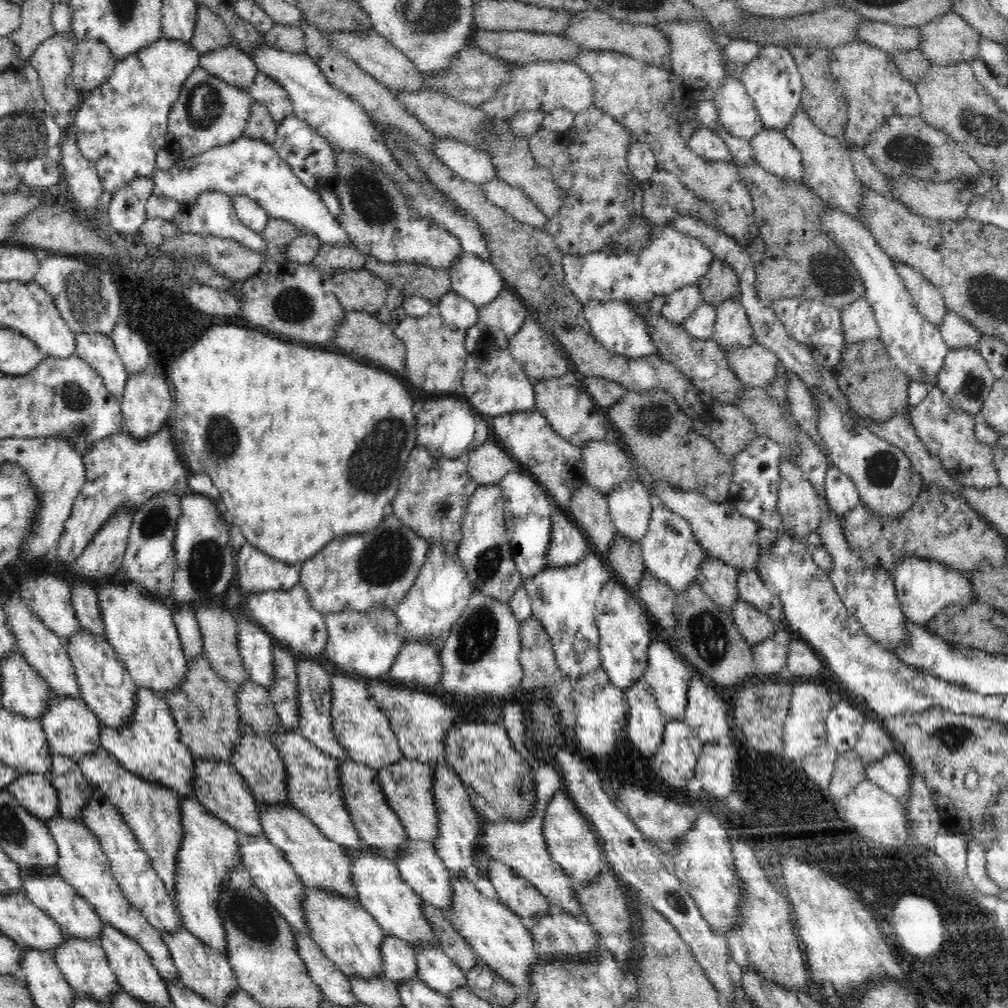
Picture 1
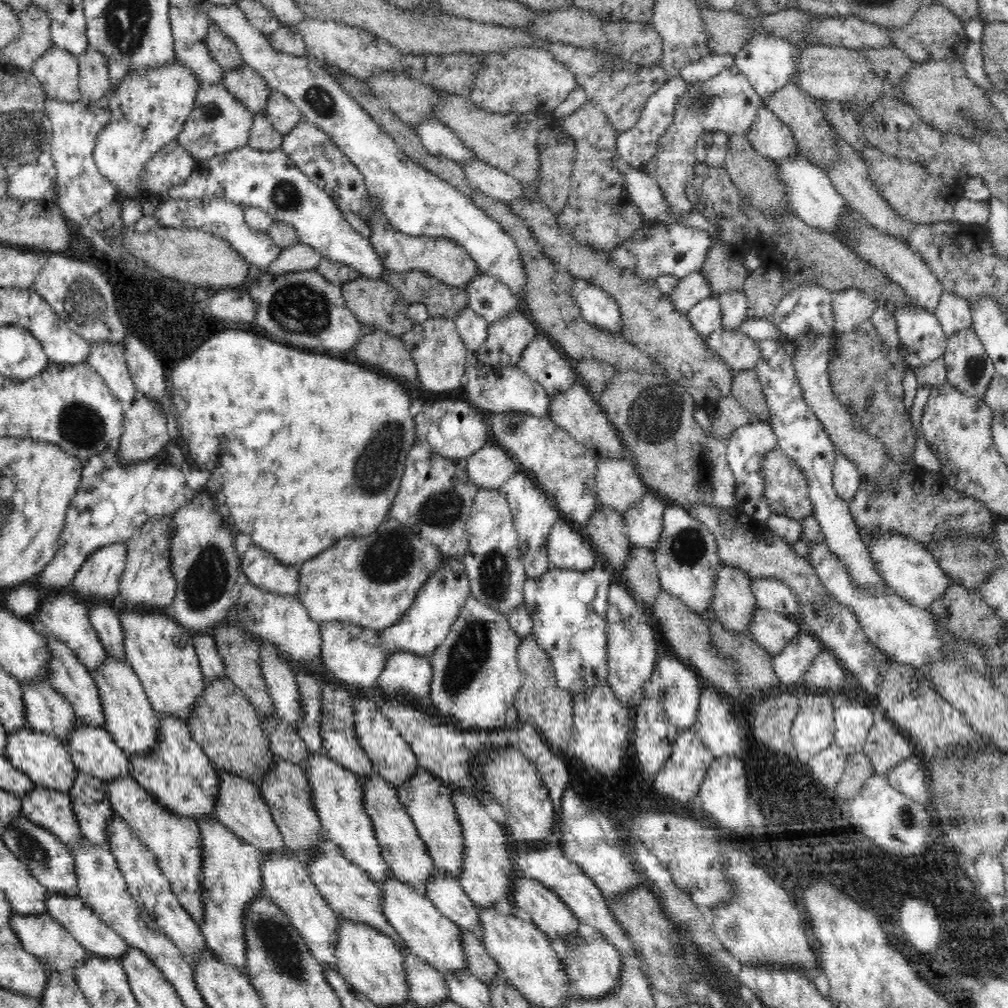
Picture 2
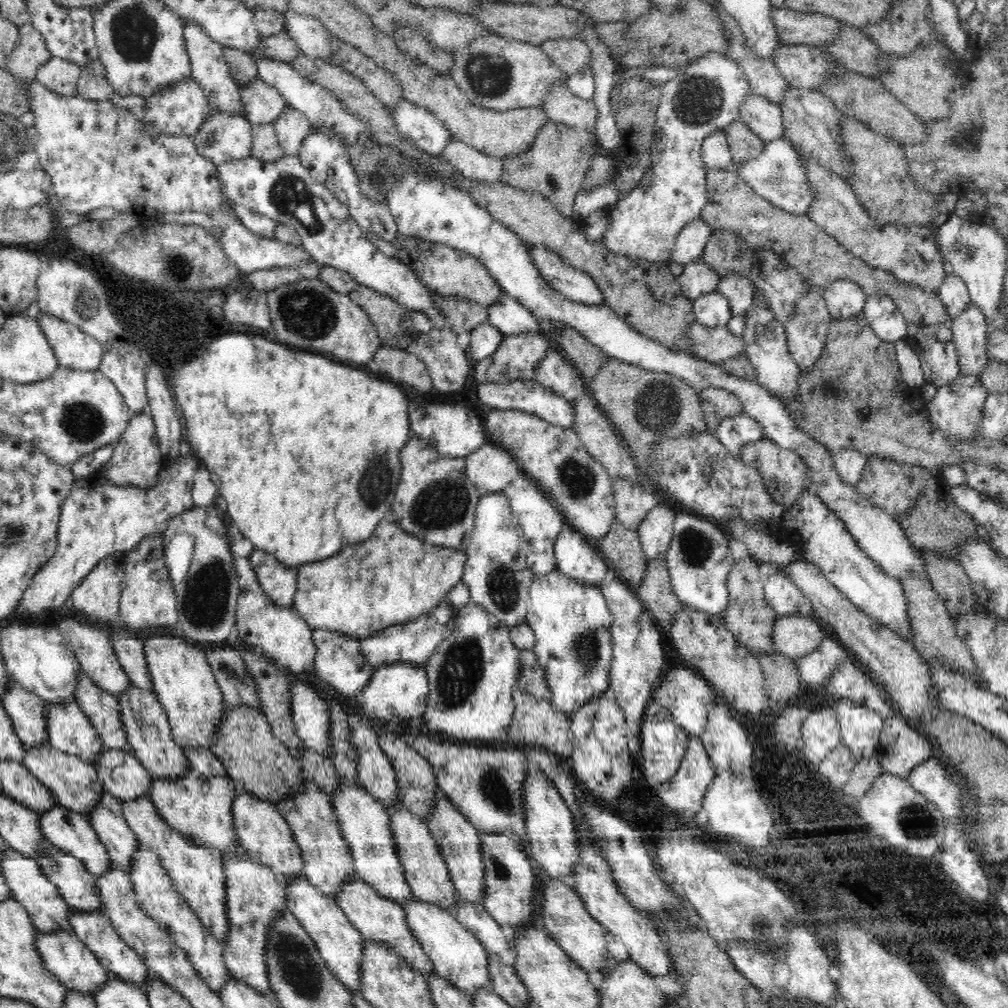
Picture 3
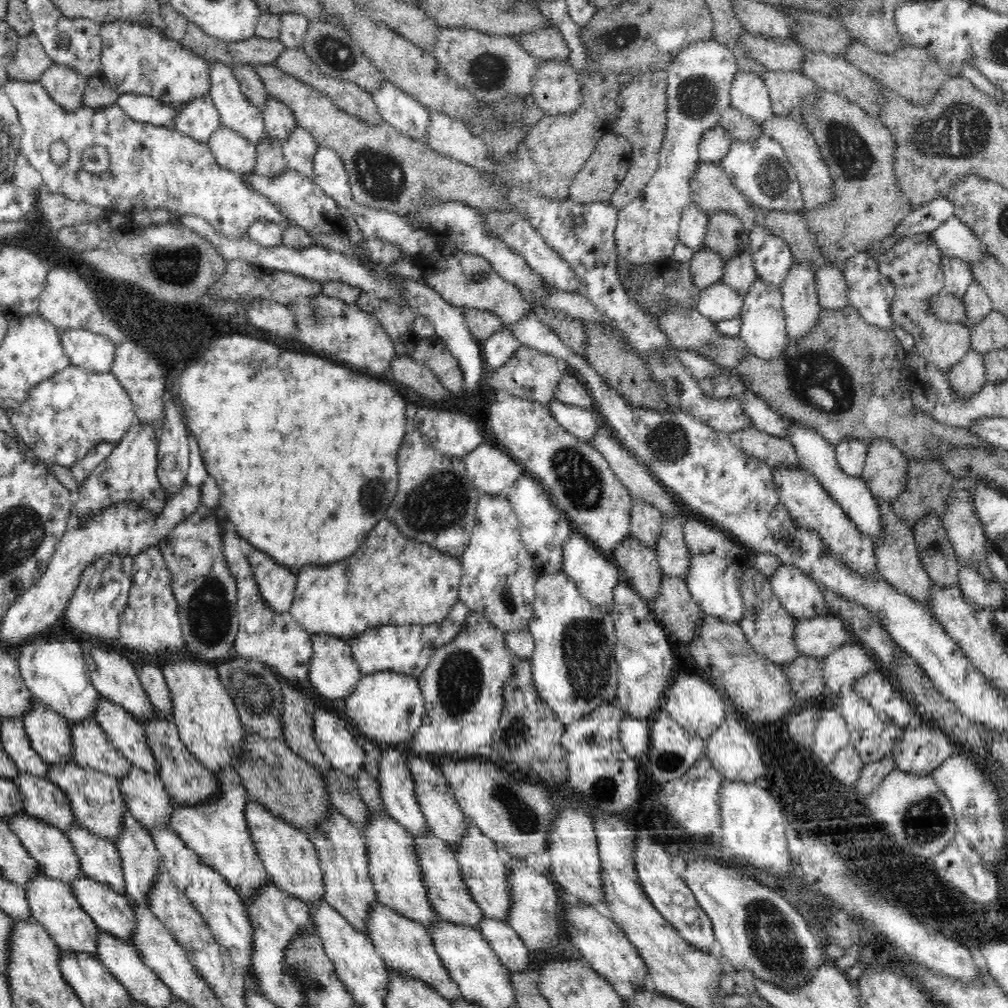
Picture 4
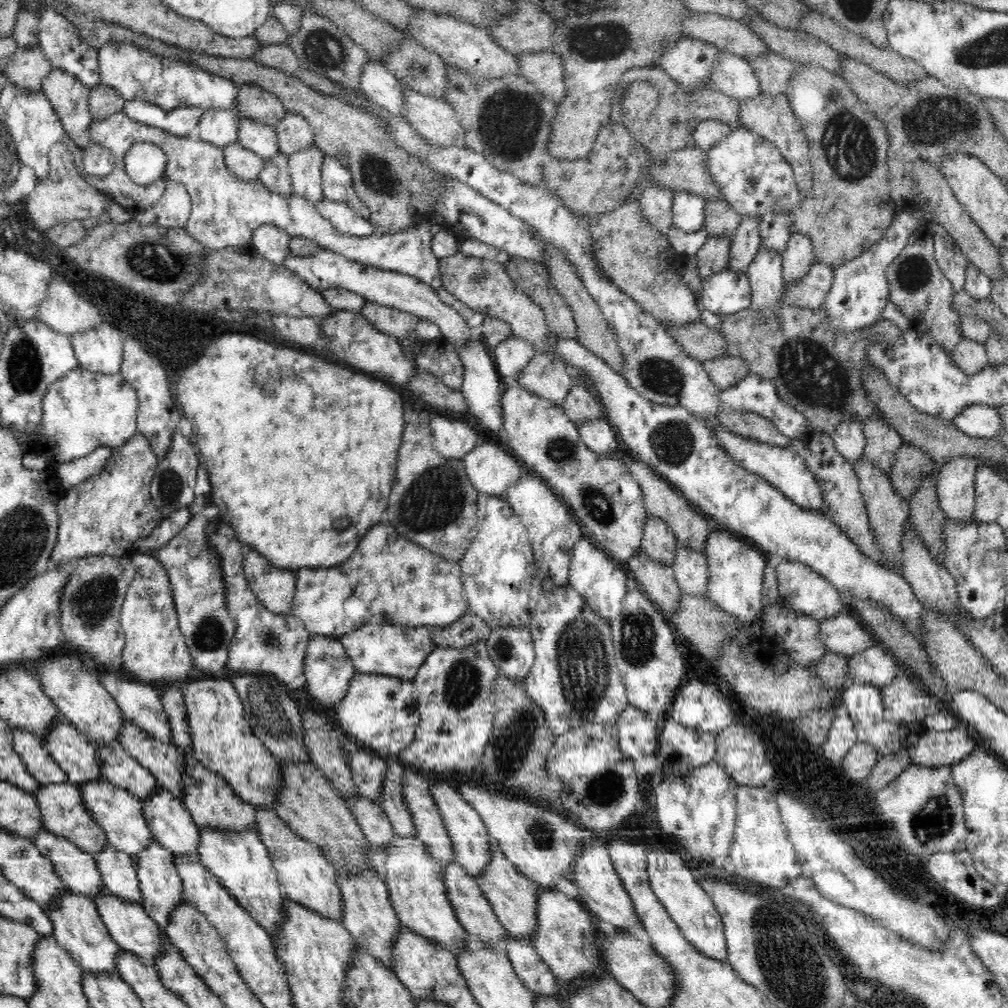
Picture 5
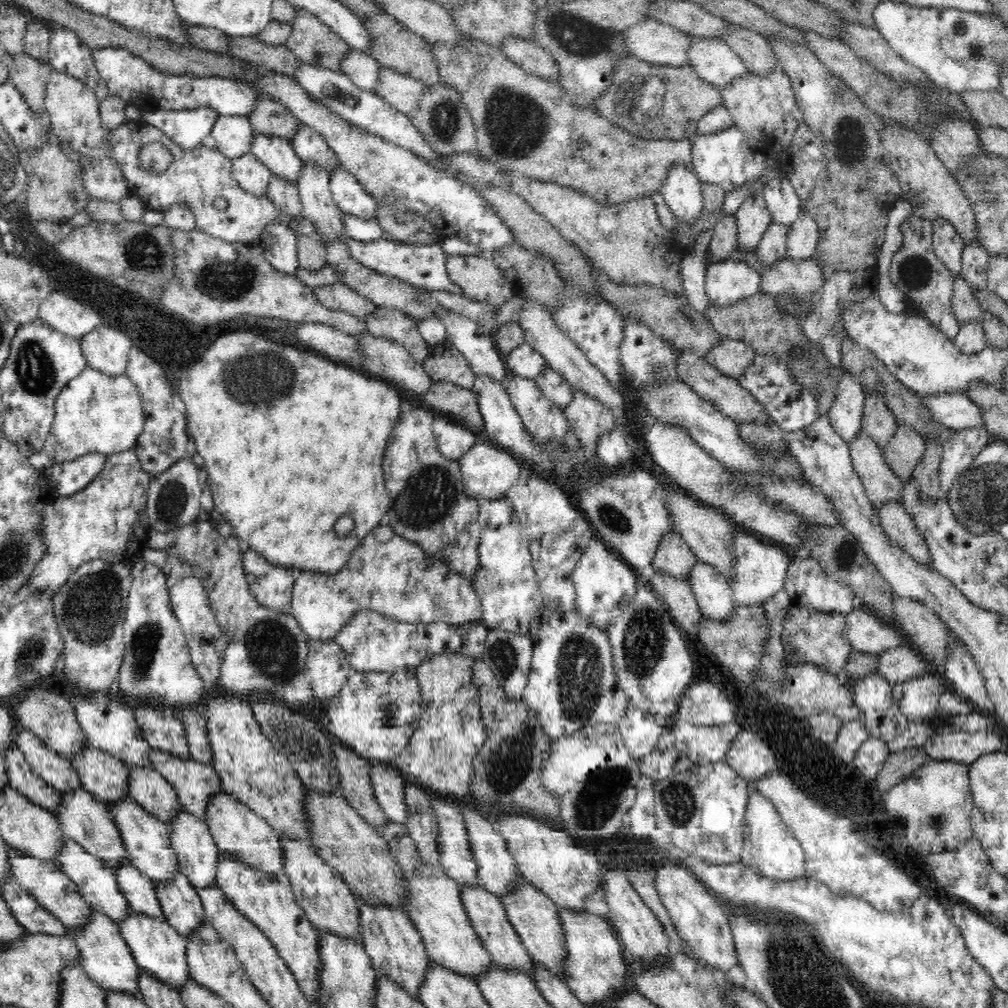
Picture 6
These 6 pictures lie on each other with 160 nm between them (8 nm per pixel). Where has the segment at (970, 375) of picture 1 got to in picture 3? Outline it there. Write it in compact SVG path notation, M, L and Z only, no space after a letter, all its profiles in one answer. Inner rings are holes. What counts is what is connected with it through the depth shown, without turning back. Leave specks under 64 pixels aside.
M974 305L949 323L954 335L954 347L958 351L961 374L973 374L981 378L991 360L987 356L988 322L984 313Z

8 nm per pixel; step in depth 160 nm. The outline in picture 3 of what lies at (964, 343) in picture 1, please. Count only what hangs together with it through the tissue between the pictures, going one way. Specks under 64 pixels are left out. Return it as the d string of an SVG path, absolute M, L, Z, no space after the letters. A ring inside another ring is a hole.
M954 273L947 274L939 289L939 298L950 322L961 316L972 304L968 286L962 281L961 276Z

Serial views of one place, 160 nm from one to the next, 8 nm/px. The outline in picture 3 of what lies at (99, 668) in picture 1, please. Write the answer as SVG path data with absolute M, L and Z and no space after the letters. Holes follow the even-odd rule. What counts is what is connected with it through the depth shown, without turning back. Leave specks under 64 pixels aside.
M130 683L117 699L128 744L132 747L136 759L144 765L148 773L152 777L163 780L178 780L184 776L190 770L190 763L183 747L173 739L167 714L155 693Z

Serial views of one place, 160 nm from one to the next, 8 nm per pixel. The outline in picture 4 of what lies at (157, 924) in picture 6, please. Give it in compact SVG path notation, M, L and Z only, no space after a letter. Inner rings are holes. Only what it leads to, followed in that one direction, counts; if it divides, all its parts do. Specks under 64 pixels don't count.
M86 875L78 876L70 885L80 907L91 916L99 929L133 944L136 923L134 909L130 907L127 896L114 892L107 883Z

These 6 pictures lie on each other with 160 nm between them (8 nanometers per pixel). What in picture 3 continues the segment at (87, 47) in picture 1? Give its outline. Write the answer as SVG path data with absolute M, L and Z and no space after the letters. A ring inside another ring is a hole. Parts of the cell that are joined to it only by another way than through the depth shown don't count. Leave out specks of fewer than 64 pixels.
M99 58L81 67L77 88L78 96L89 101L109 100L114 93L106 78L104 65Z

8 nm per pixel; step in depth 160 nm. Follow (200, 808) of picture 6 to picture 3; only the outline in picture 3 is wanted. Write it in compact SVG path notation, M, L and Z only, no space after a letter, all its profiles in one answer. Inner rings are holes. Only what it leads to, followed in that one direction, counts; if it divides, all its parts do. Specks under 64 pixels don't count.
M84 671L77 676L75 701L99 732L103 748L118 748L132 752L128 744L118 699L110 692L96 686Z

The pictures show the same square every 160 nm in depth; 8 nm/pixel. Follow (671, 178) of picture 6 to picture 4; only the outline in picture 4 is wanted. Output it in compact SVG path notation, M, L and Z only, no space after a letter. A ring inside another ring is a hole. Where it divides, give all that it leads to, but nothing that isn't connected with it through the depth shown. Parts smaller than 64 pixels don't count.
M694 202L688 204L682 212L679 224L679 242L691 248L694 252L703 247L704 238L708 230L709 215Z

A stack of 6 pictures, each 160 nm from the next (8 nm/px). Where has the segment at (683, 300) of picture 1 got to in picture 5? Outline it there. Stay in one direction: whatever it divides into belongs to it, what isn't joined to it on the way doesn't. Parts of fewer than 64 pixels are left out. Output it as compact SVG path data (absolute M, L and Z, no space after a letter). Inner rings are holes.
M712 236L707 238L702 248L697 252L697 271L701 281L722 272L728 266L730 258L730 236Z

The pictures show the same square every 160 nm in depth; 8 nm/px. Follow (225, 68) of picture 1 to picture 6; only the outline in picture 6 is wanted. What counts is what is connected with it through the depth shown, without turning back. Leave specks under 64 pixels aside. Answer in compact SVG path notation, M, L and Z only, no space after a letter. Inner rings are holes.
M300 122L296 134L288 141L304 162L318 164L328 172L340 165L338 156L322 135Z

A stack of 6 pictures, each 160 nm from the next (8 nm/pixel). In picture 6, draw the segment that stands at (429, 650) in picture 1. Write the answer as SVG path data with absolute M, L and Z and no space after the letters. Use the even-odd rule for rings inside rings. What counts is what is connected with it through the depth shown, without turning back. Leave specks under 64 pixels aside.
M415 668L394 672L352 670L344 688L326 702L327 728L344 746L368 762L391 764L410 742L423 714Z

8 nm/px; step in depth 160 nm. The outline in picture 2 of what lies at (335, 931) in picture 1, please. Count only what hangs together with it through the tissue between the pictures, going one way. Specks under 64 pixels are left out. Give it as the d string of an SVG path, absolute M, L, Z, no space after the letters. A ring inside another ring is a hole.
M340 915L337 916L337 921L337 971L376 1006L391 1007L412 1001L405 979L404 959L394 939L366 923L357 923Z

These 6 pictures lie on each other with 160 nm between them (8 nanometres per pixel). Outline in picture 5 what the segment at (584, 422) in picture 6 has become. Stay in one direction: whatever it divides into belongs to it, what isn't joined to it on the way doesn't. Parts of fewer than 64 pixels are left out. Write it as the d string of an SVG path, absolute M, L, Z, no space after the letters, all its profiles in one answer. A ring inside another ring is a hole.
M574 383L567 392L564 402L560 405L576 426L582 422L606 419L606 413L591 387Z

